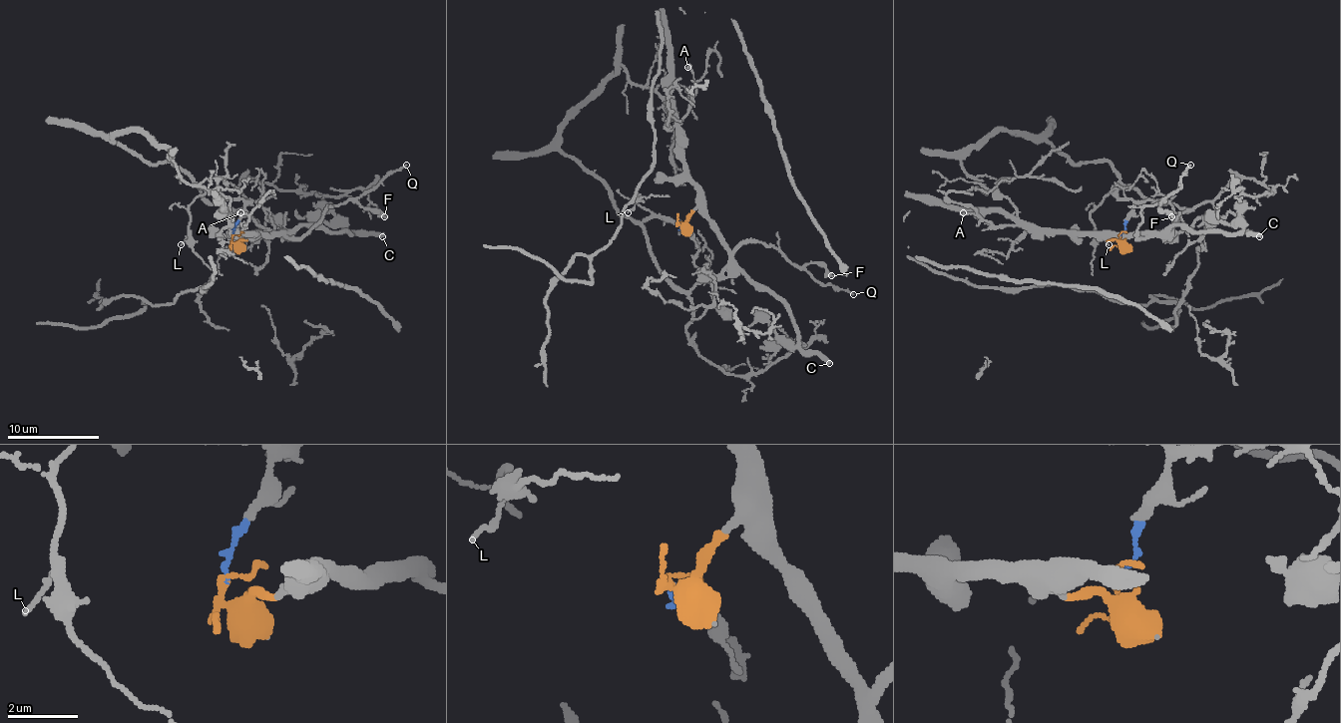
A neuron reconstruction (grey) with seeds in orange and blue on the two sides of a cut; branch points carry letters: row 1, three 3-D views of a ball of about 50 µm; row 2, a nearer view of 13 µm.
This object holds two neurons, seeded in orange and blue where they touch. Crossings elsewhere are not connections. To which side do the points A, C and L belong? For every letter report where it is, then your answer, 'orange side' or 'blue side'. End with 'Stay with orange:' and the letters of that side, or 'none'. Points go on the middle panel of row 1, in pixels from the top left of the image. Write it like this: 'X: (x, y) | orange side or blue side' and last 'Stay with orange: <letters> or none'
A: (687, 67) | orange side
C: (829, 363) | orange side
L: (628, 212) | blue side
Stay with orange: A, C

